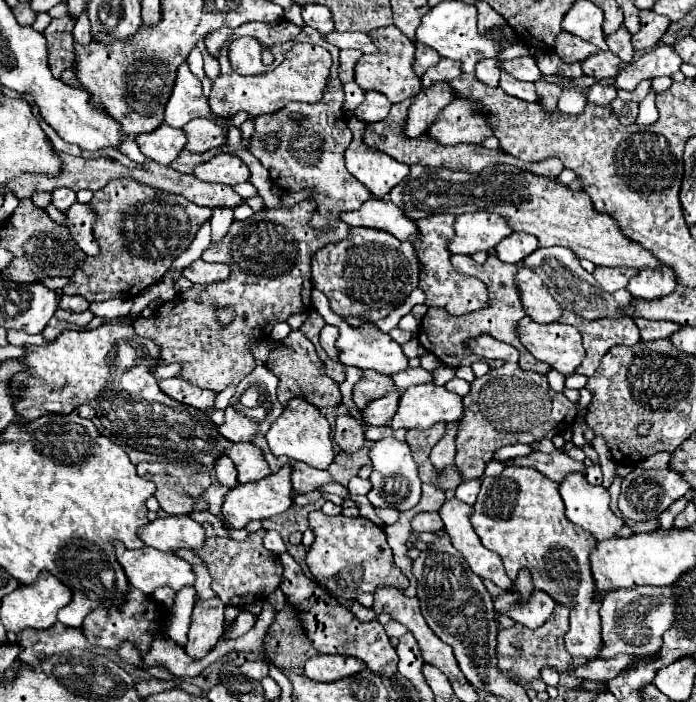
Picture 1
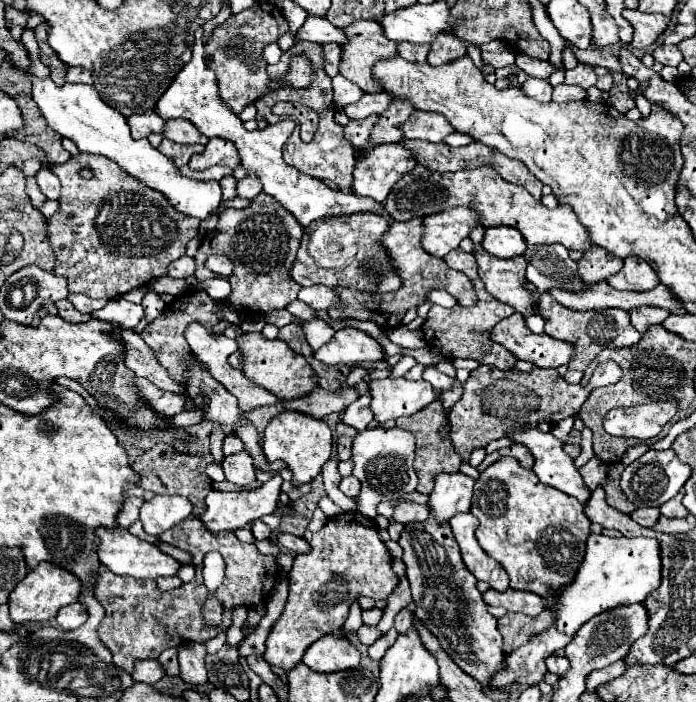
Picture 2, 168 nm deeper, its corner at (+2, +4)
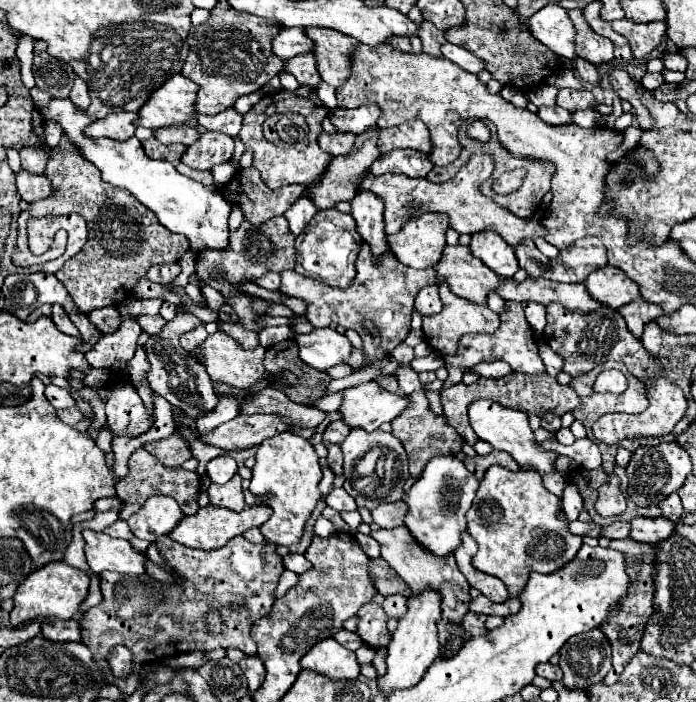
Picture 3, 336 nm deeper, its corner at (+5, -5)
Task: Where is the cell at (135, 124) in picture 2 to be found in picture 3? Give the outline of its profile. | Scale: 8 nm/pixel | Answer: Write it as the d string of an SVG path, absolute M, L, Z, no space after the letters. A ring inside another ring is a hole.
M112 113L112 115L106 115L104 119L94 121L90 127L86 127L86 135L90 135L92 139L110 137L110 139L124 141L134 135L136 119L138 119L138 113Z

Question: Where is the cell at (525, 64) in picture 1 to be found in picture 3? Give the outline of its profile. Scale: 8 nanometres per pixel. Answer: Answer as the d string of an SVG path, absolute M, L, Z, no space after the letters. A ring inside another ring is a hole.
M452 43L442 45L442 55L446 59L450 59L452 63L456 63L458 67L462 67L464 71L468 71L468 73L478 73L486 65L486 63L482 63L482 59L476 59L470 51L466 51L466 49L458 47L458 45L452 45Z

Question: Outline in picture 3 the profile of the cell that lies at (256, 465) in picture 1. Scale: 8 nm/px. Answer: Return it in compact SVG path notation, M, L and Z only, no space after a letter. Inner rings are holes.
M234 475L228 483L224 485L210 485L206 489L208 493L208 499L210 499L210 505L214 507L224 507L224 509L230 509L230 511L242 511L246 507L244 503L244 493L242 493L242 479L240 475Z

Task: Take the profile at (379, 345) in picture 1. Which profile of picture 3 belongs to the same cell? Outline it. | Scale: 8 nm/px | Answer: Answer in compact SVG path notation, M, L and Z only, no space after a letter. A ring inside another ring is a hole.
M330 327L314 329L308 335L298 335L296 343L300 359L320 371L326 371L336 363L344 363L352 353L350 341Z

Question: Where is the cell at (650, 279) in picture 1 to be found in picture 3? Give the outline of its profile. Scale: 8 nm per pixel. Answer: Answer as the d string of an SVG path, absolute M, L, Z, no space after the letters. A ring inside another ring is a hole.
M612 265L592 271L586 277L584 285L586 285L586 291L590 293L590 297L598 299L598 303L602 303L610 309L618 309L618 307L630 303L632 299L640 297L638 285L630 277L626 277L624 271L618 271L618 267L612 267Z

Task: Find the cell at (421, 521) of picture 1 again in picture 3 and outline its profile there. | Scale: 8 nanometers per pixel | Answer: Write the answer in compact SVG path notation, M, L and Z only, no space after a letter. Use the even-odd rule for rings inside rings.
M398 501L398 503L384 503L384 505L378 505L374 511L370 511L372 515L372 521L382 527L382 529L392 529L392 527L398 527L398 525L404 525L404 515L406 515L408 507L404 501Z

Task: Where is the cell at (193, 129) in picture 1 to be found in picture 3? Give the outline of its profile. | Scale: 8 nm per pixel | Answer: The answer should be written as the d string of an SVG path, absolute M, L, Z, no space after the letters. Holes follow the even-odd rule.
M162 127L154 131L154 137L164 145L170 145L170 143L192 145L198 139L198 133L194 131L194 127Z

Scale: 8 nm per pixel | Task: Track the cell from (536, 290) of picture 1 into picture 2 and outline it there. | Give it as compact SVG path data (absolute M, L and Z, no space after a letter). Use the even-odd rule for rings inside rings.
M475 246L473 254L479 262L479 278L485 282L485 288L491 296L513 306L523 316L537 314L537 302L525 288L527 260L523 256L501 260L487 254L481 246Z

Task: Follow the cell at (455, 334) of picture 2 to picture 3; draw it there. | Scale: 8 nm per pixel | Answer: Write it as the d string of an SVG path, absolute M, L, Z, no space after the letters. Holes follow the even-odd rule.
M444 283L440 285L440 299L442 299L442 311L434 313L434 315L424 315L424 321L422 321L422 331L424 331L428 345L434 351L438 351L440 355L456 353L458 339L462 335L466 335L466 333L494 333L500 325L500 317L494 311L490 311L486 305L470 303L462 297L456 297Z

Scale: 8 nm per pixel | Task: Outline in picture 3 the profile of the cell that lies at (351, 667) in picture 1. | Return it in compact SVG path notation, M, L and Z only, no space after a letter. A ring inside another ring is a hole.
M332 637L316 643L302 657L302 667L322 673L330 679L356 679L360 675L360 665L356 661L356 653L348 651Z

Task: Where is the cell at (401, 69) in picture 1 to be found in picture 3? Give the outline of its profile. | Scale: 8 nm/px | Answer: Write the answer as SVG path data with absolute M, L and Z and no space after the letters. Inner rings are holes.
M306 27L314 43L314 57L318 57L318 73L334 87L340 87L350 75L350 47L360 45L356 39L338 31Z

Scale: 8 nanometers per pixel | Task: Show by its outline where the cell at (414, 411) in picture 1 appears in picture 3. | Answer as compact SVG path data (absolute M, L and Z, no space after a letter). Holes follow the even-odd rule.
M362 383L344 389L338 413L350 427L364 427L366 431L378 429L382 423L392 421L410 405L408 397L388 393L378 383Z

